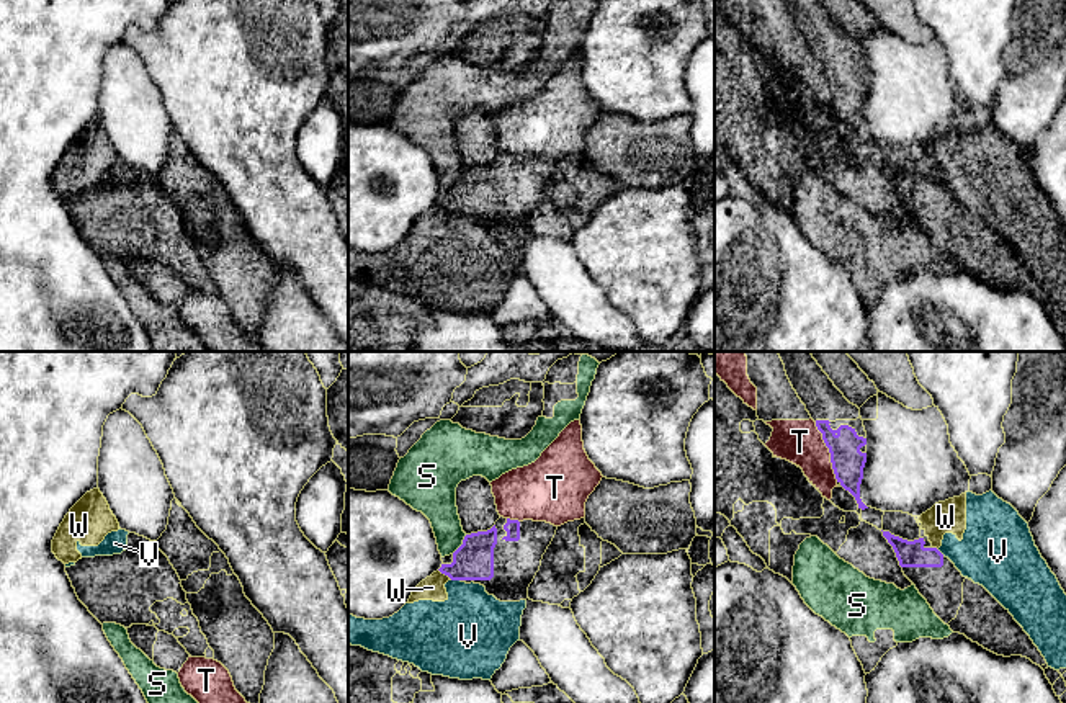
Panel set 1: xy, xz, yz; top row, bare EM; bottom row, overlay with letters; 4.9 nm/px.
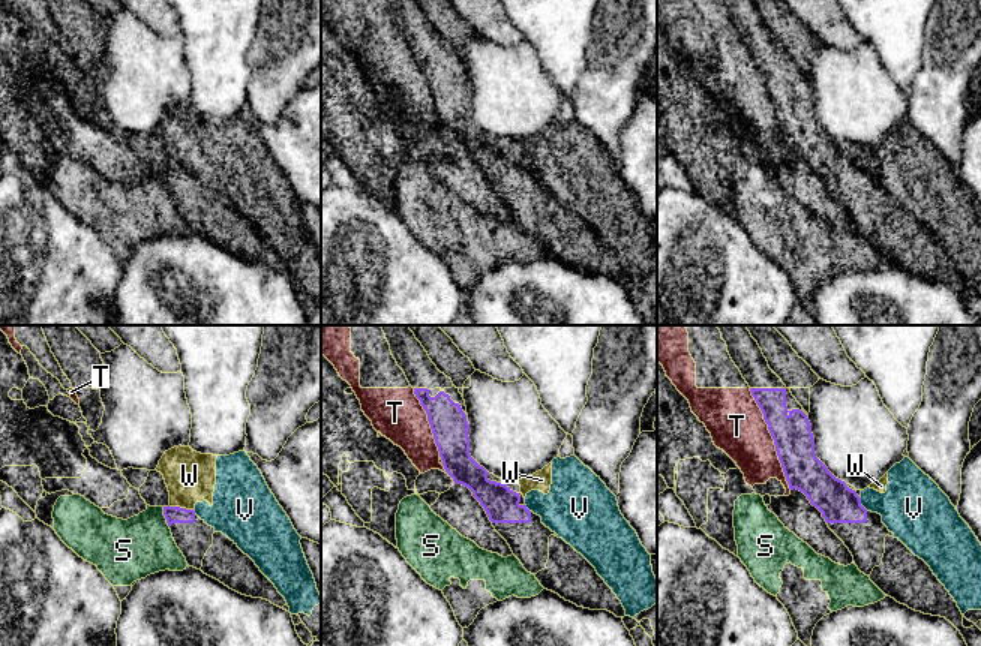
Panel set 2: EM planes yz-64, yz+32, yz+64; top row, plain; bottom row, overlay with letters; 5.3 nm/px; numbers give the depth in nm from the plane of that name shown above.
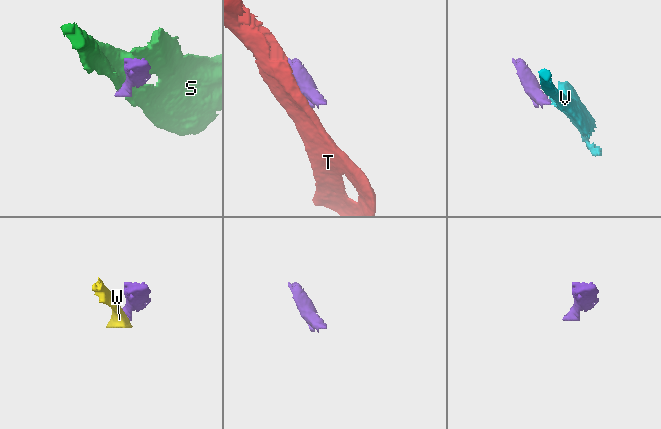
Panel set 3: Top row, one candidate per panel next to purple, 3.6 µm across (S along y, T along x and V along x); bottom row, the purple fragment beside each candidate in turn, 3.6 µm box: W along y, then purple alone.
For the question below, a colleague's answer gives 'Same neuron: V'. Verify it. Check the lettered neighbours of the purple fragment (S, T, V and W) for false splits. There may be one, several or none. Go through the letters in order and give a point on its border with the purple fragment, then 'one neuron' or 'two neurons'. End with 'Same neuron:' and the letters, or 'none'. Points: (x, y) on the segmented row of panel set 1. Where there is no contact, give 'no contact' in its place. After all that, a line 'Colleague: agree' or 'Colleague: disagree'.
S: xz (461, 545) | two neurons
T: yz (829, 452) | two neurons
V: xz (456, 579) | two neurons
W: xz (445, 574) | two neurons
Same neuron: none
Colleague: disagree

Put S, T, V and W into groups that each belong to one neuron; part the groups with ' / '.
S / T / V W

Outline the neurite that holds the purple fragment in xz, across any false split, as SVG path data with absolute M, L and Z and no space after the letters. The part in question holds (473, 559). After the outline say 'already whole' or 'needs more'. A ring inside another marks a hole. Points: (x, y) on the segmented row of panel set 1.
M500 517L490 530L466 535L438 571L451 580L481 584L500 602L526 600L556 530L546 522Z; needs more

